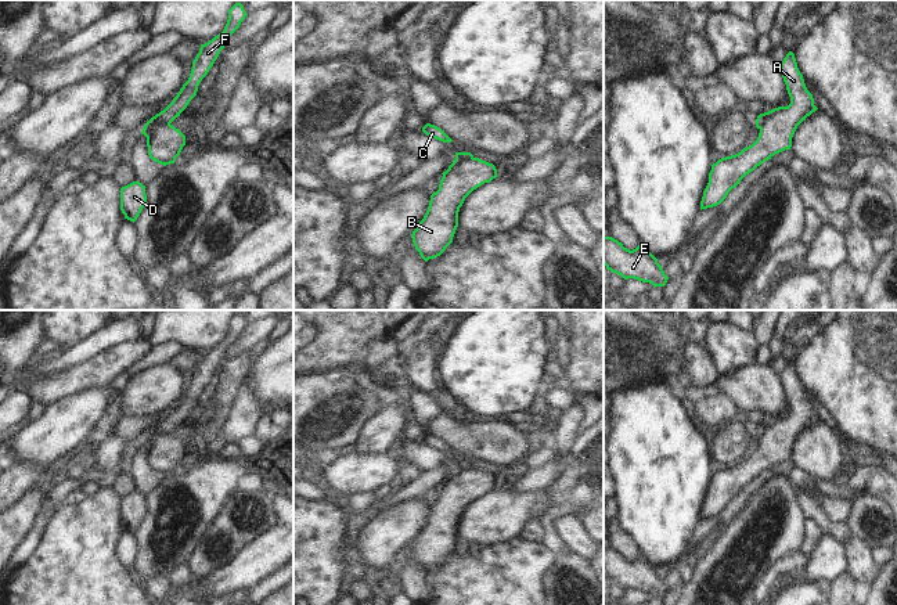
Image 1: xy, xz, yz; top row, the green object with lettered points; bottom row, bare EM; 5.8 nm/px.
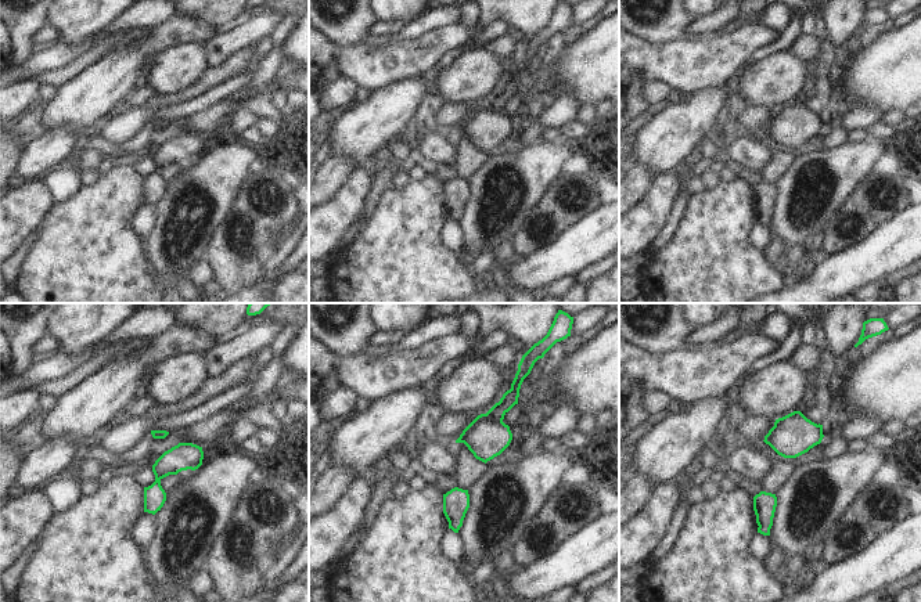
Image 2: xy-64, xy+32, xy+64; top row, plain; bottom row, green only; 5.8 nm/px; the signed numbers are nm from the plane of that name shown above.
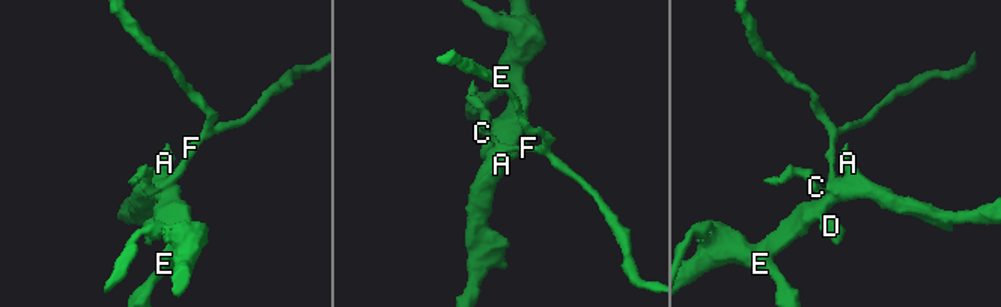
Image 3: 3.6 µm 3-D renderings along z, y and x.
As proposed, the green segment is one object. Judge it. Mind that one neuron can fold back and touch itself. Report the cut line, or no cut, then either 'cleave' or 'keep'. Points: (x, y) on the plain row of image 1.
cut in xy along (147, 432), (152, 435), (169, 434); cleave

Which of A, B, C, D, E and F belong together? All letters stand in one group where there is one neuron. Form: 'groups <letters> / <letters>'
groups A B D E / C F

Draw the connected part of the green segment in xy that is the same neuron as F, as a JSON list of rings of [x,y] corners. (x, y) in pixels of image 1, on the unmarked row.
[[[235,313],[228,320],[228,329],[224,341],[205,354],[201,354],[199,363],[192,371],[192,379],[188,390],[183,395],[173,411],[159,424],[152,426],[147,433],[155,436],[172,433],[187,418],[190,411],[197,406],[201,390],[213,377],[220,361],[224,359],[227,349],[239,338],[248,324],[241,313]]]

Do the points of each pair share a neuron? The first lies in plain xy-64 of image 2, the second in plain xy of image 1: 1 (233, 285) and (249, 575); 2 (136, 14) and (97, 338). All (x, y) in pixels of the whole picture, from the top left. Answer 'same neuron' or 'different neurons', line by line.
1: different neurons
2: same neuron

